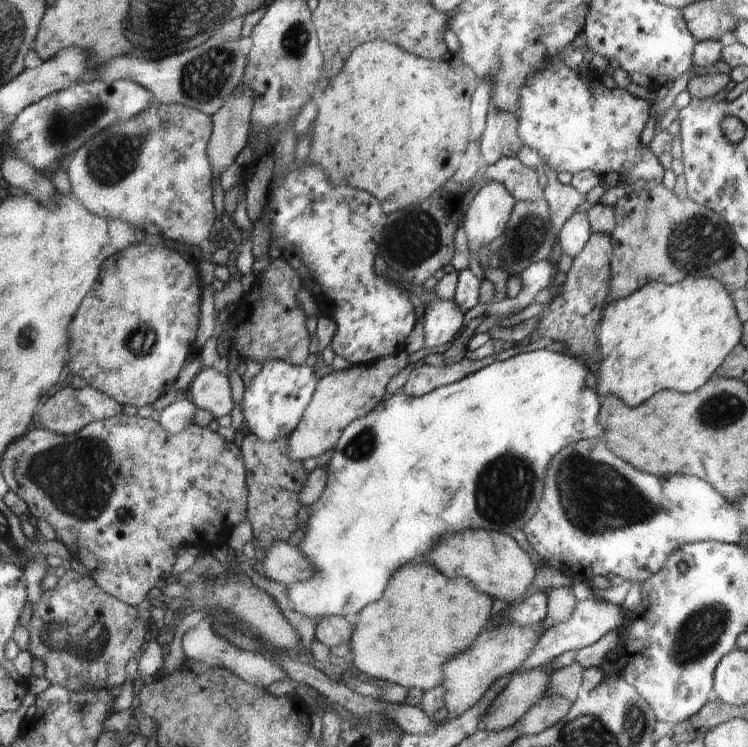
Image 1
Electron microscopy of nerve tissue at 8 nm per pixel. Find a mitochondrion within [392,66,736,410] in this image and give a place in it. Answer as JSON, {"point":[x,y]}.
{"point":[529,235]}

